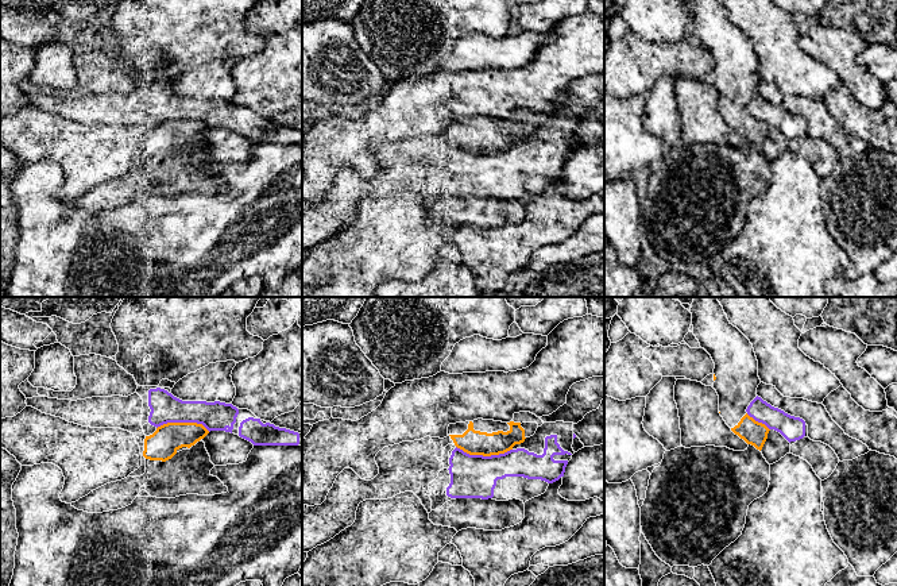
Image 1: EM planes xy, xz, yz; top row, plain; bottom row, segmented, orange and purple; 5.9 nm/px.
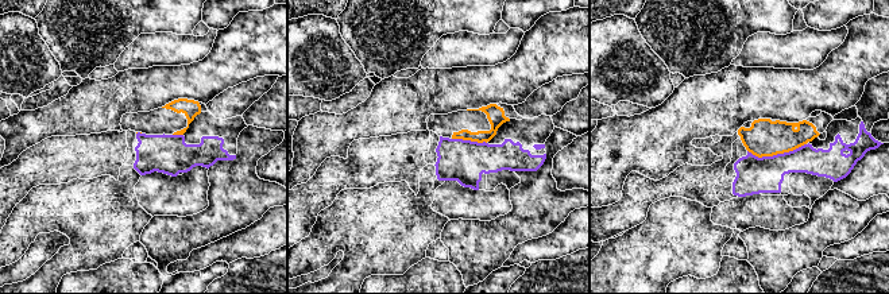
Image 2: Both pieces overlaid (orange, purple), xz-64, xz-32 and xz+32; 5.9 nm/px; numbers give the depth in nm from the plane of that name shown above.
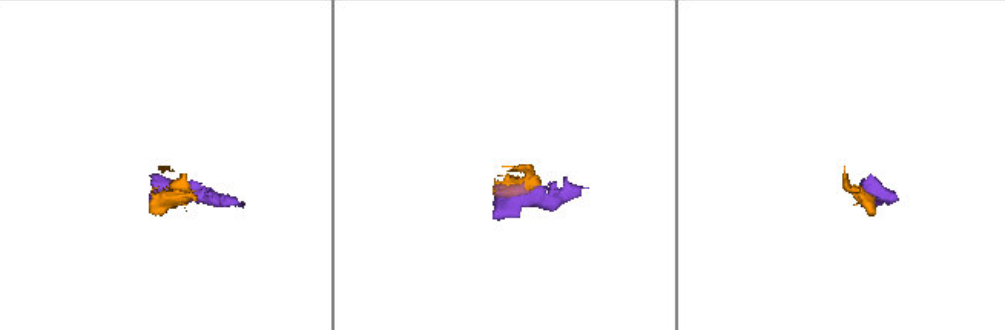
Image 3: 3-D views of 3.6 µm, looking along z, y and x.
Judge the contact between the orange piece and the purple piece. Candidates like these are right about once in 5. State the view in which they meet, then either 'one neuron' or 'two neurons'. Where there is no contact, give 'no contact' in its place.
meets orange in xz; two neurons

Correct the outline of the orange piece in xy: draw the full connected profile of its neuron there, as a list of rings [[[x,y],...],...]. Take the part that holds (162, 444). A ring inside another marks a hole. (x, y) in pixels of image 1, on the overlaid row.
[[[167,423],[158,427],[144,439],[143,475],[107,483],[71,502],[71,506],[88,513],[117,510],[131,505],[143,485],[156,498],[227,493],[228,487],[210,474],[214,464],[202,442],[208,433],[197,423]]]

